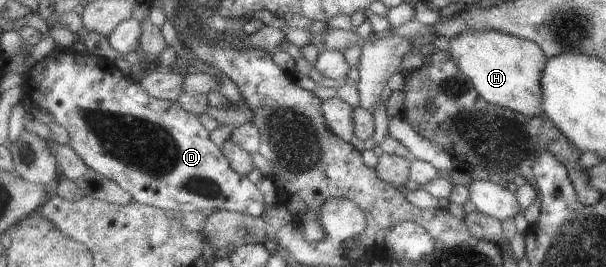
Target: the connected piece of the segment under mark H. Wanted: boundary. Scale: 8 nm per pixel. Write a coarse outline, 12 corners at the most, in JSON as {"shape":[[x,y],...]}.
{"shape":[[499,30],[450,40],[462,76],[487,102],[535,118],[548,58]]}

